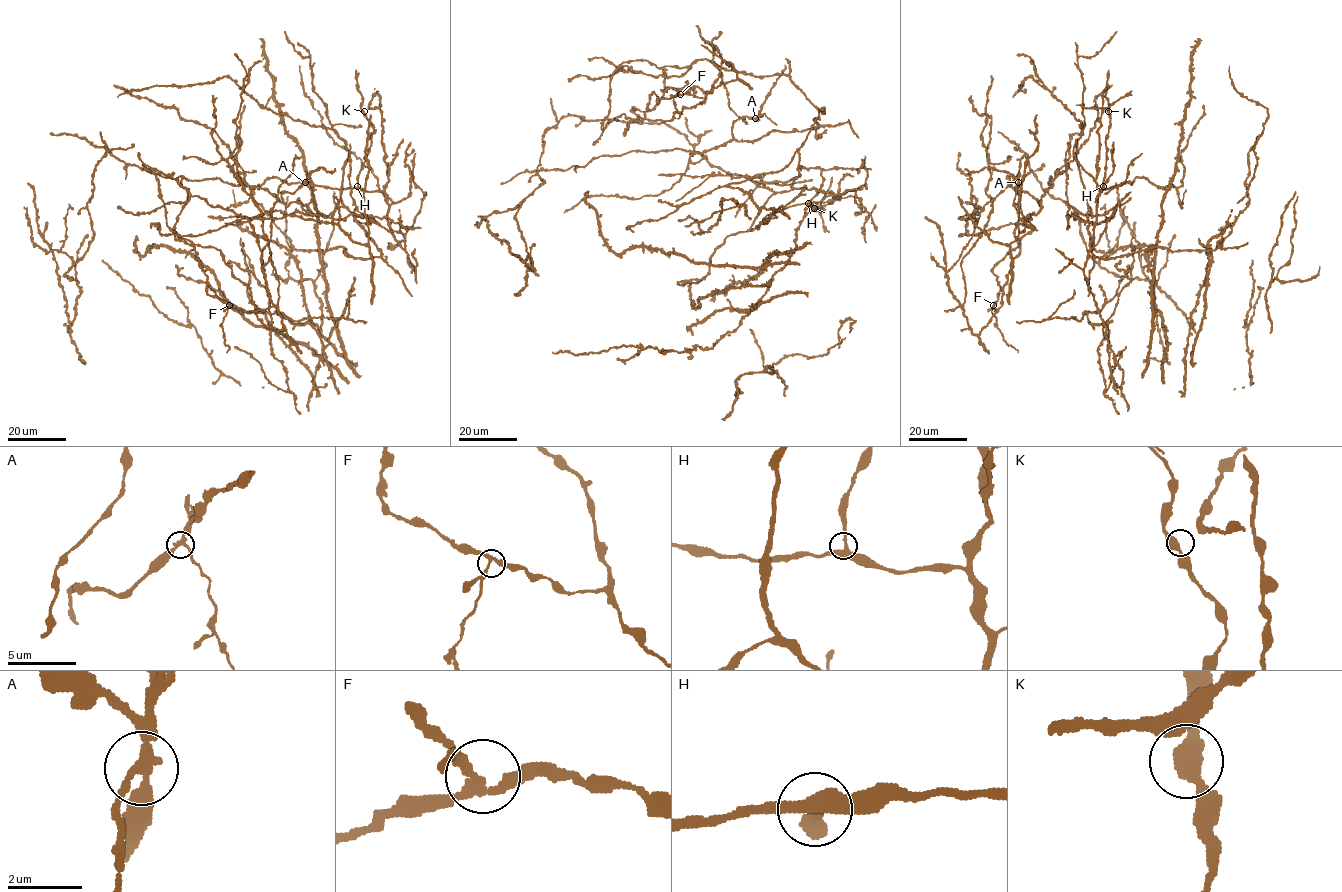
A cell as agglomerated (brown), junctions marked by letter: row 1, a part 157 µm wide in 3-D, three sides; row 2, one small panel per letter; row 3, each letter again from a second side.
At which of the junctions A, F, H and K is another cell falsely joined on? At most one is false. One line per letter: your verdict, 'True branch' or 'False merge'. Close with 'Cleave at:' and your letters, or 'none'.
A: False merge
F: True branch
H: True branch
K: True branch
Cleave at: A

